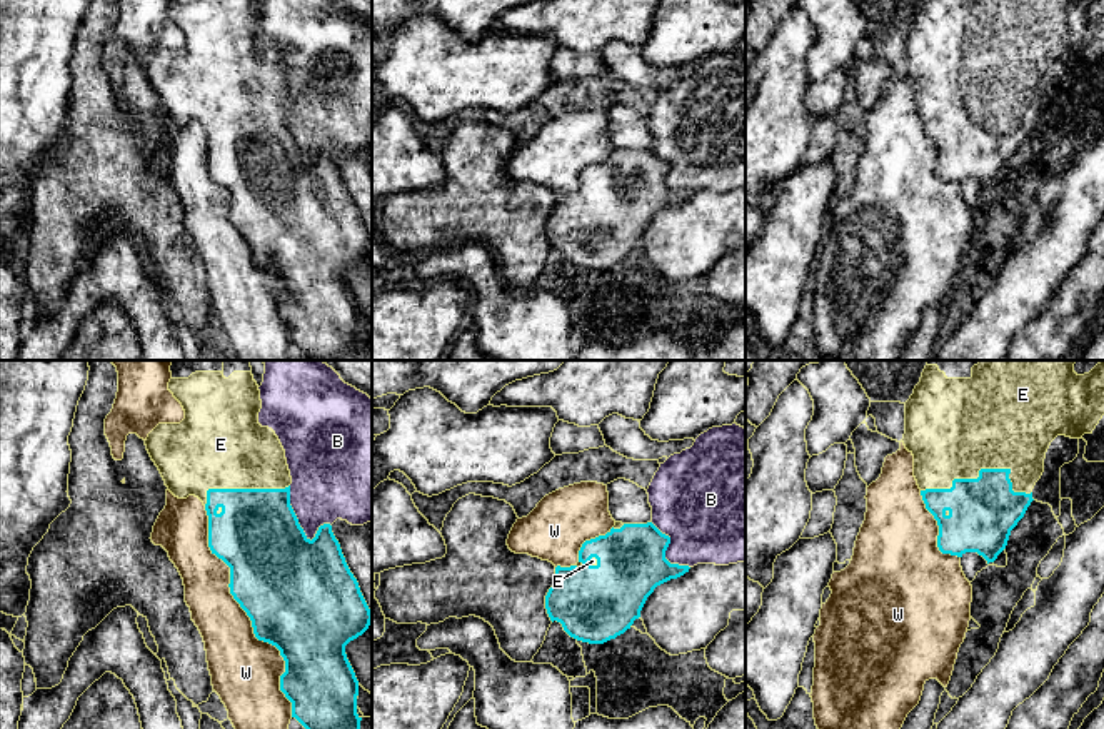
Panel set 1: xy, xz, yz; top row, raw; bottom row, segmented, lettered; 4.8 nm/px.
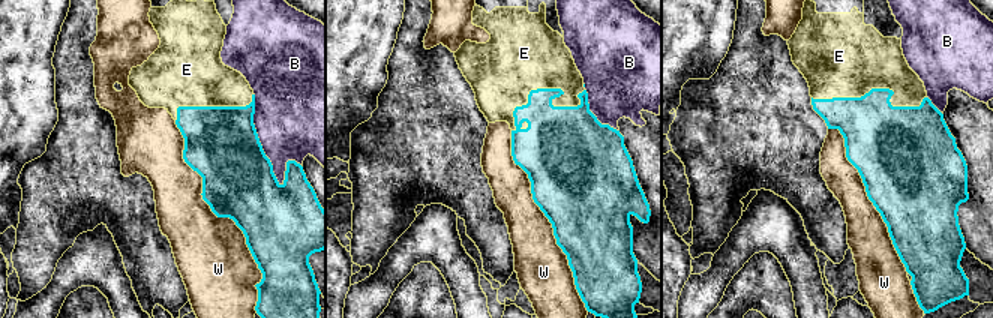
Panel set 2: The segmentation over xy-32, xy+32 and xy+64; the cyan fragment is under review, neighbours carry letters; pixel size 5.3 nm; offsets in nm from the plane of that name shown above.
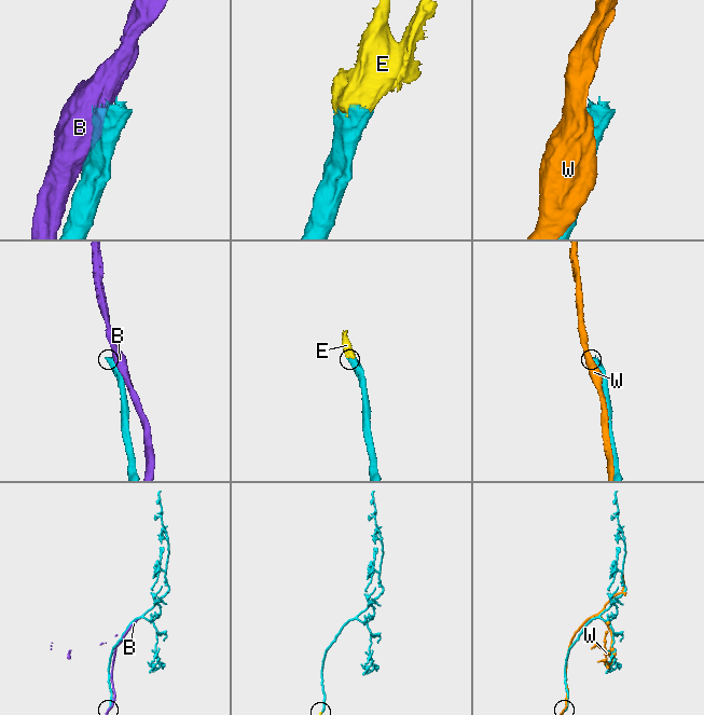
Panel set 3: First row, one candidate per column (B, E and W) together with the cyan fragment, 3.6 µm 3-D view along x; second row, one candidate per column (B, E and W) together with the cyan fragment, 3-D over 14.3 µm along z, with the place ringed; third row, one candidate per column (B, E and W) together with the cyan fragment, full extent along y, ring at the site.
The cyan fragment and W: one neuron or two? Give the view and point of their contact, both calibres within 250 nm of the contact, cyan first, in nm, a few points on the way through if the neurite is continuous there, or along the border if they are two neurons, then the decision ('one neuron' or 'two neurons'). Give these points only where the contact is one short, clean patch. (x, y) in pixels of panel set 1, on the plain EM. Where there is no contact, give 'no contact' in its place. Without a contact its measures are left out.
xy (247, 241) | 500/300 nm | two neurons

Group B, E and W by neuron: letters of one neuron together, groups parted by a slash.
B / E / W

